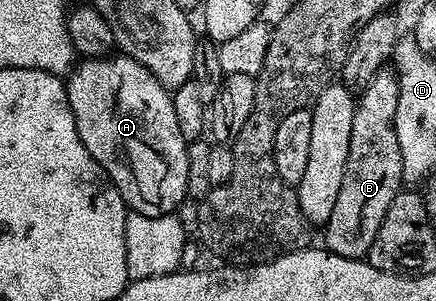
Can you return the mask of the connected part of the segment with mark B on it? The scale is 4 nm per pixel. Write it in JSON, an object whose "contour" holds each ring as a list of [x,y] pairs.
{"contour":[[[383,68],[376,72],[376,76],[372,76],[370,83],[361,90],[357,95],[354,103],[354,115],[352,116],[352,141],[348,144],[348,164],[344,168],[344,184],[340,184],[340,193],[336,199],[336,205],[332,207],[332,216],[327,220],[324,227],[326,233],[325,249],[336,256],[344,256],[345,258],[360,258],[365,259],[369,255],[372,248],[372,240],[376,240],[376,232],[380,232],[380,224],[384,220],[384,216],[388,212],[388,208],[392,204],[392,200],[403,189],[402,181],[402,157],[400,156],[400,140],[396,140],[396,128],[394,121],[396,120],[396,100],[400,100],[400,88],[398,87],[398,75],[393,69]]]}

